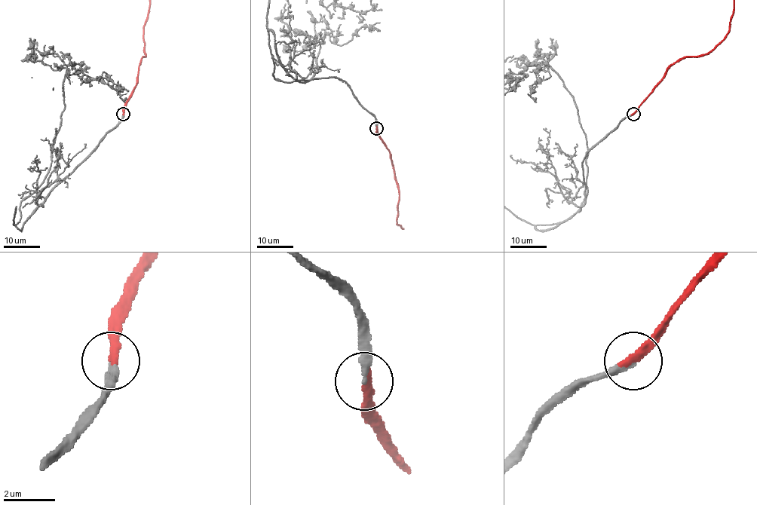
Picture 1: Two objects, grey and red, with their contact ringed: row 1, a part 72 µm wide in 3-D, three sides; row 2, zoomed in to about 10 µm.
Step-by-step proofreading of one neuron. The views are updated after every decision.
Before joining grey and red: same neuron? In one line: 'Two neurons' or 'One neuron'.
One neuron

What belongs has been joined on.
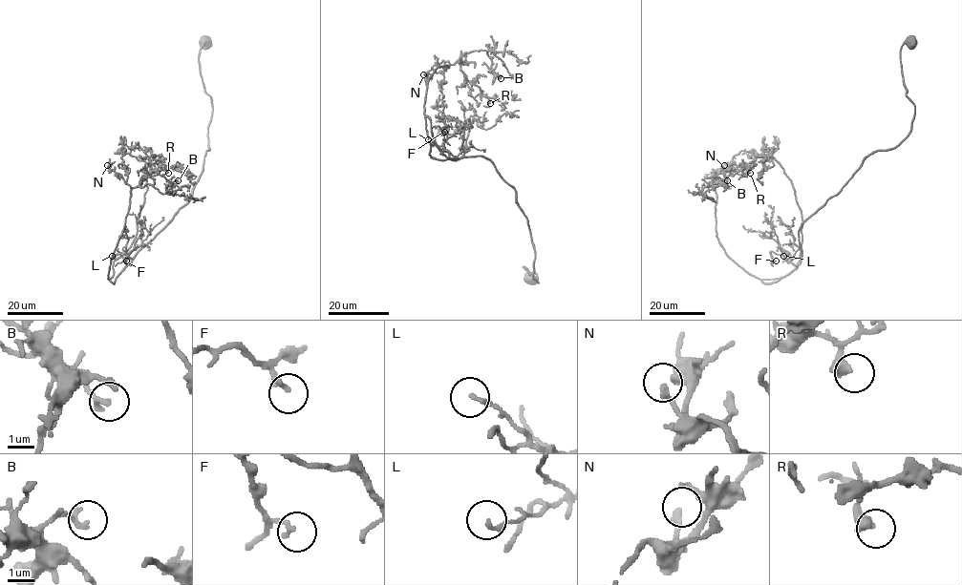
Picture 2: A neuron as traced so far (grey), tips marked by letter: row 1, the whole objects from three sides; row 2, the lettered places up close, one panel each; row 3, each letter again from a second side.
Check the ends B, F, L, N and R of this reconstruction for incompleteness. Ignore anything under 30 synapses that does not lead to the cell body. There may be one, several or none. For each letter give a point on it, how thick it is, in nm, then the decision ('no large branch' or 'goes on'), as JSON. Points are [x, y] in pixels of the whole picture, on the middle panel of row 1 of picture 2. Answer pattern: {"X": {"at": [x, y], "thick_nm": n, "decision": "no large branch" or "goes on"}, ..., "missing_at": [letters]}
{"B": {"at": [501, 78], "thick_nm": 200, "decision": "no large branch"}, "F": {"at": [444, 132], "thick_nm": 170, "decision": "no large branch"}, "L": {"at": [428, 139], "thick_nm": 140, "decision": "no large branch"}, "N": {"at": [423, 74], "thick_nm": 220, "decision": "no large branch"}, "R": {"at": [490, 103], "thick_nm": 400, "decision": "no large branch"}, "missing_at": []}

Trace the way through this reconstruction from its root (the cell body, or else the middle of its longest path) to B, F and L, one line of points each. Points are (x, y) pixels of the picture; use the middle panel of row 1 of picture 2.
B: (530, 278), (516, 192), (482, 156), (448, 158), (424, 114), (429, 78), (465, 53), (487, 51), (501, 78)
F: (530, 278), (523, 266), (538, 282), (534, 245), (516, 192), (482, 156), (450, 158), (444, 132)
L: (530, 278), (523, 266), (538, 282), (534, 245), (516, 192), (488, 159), (450, 158), (443, 144), (428, 139)

